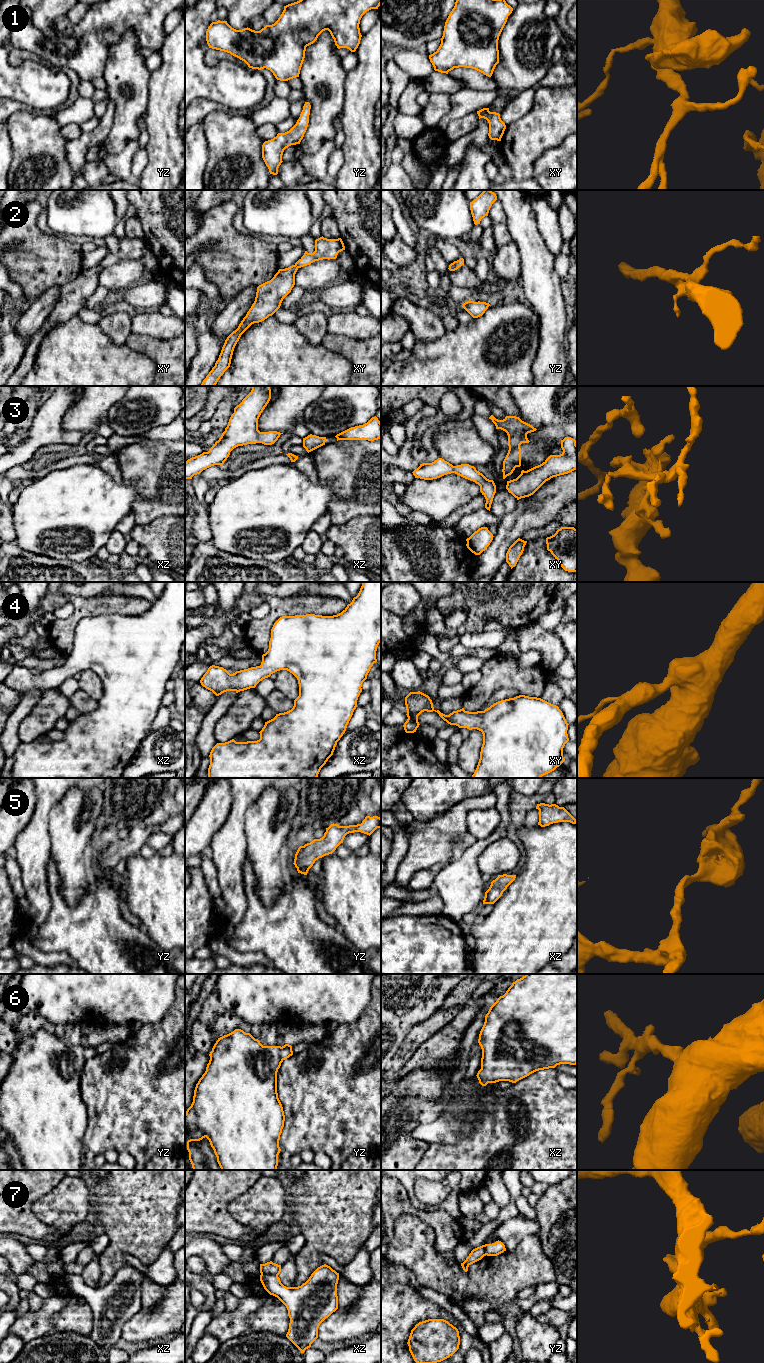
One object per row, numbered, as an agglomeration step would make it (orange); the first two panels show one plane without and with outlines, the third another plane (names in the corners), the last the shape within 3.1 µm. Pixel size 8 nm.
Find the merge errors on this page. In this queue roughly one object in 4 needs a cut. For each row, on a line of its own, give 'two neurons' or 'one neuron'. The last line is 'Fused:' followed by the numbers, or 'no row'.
1: one neuron
2: one neuron
3: one neuron
4: one neuron
5: one neuron
6: one neuron
7: two neurons
Fused: 7

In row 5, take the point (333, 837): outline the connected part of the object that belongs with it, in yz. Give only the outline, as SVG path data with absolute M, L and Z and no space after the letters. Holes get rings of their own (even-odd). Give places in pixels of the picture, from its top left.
M366 816L362 823L357 825L339 826L333 823L326 828L322 838L314 839L298 848L293 864L298 873L307 875L315 861L332 854L343 843L347 834L361 832L370 836L377 828L381 828L381 818L378 816Z

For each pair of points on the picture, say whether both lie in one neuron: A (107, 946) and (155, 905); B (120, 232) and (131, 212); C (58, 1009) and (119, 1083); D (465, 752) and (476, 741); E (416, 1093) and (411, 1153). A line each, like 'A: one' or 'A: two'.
A: two
B: one
C: two
D: one
E: one

